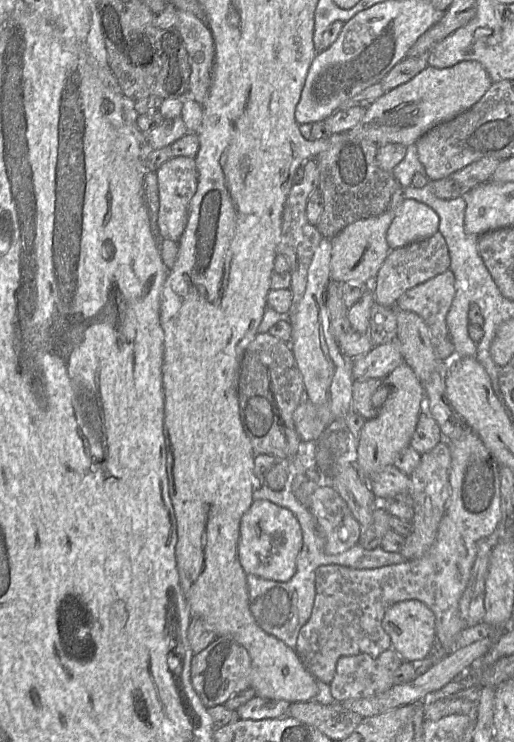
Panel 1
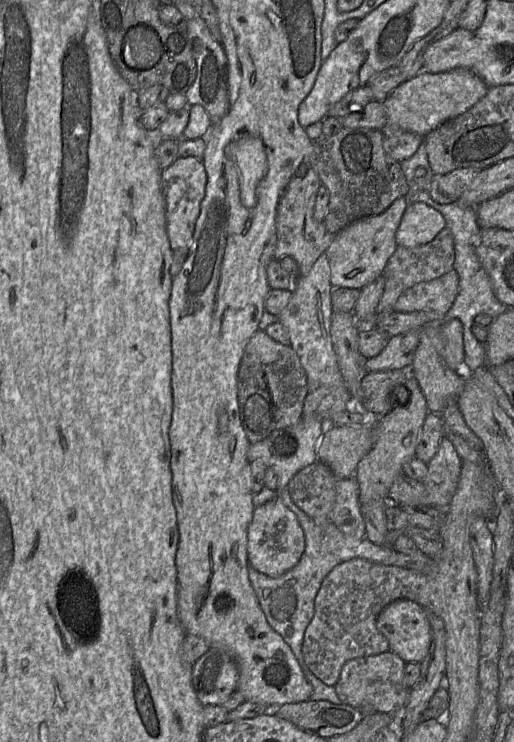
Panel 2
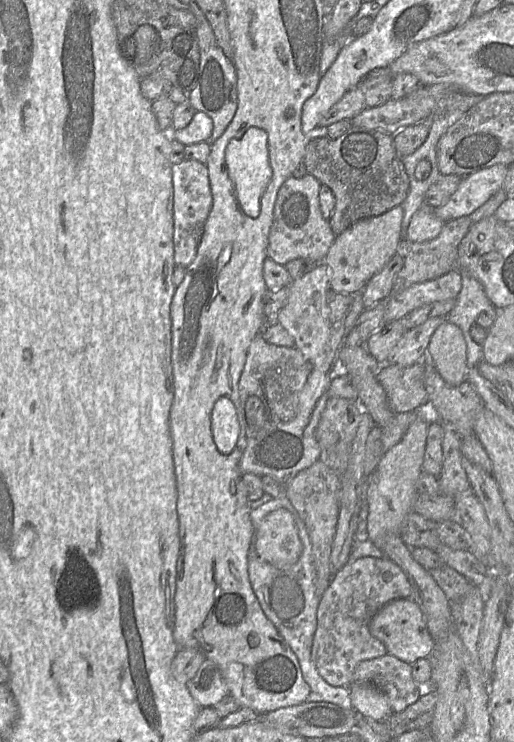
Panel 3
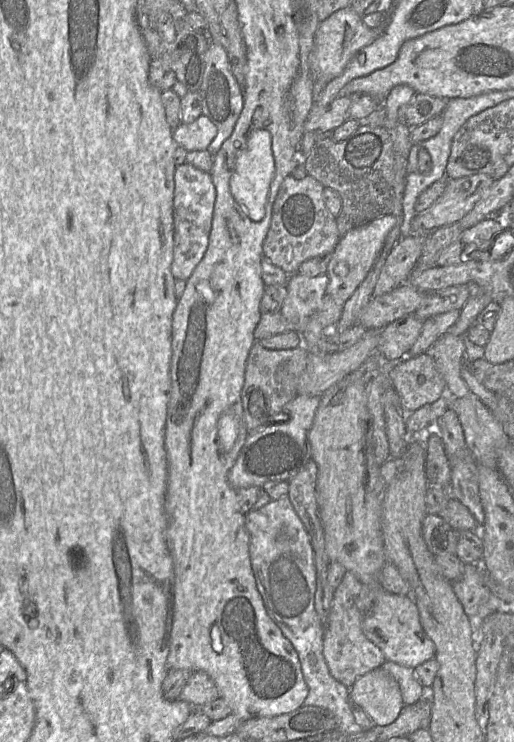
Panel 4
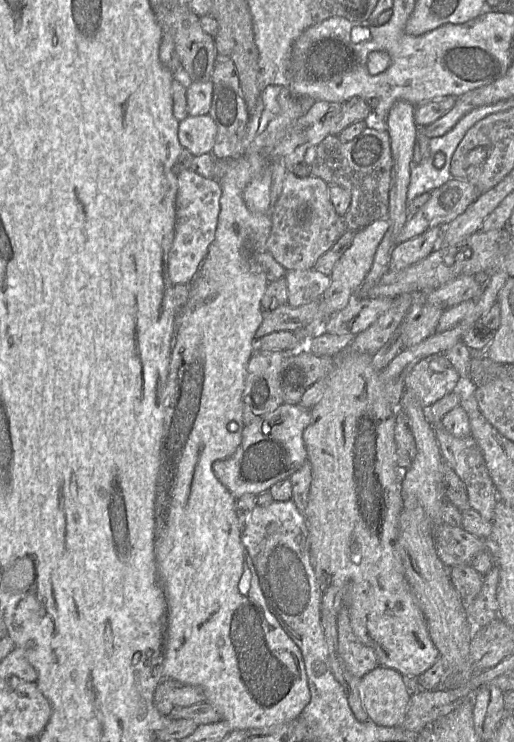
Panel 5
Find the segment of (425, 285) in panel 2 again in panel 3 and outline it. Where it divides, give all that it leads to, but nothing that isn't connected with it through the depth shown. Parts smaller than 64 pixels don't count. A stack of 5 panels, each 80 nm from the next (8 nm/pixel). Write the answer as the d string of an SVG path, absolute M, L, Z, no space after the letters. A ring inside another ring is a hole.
M456 269L438 278L413 284L388 300L385 323L400 320L426 304L456 299L461 288L461 274Z

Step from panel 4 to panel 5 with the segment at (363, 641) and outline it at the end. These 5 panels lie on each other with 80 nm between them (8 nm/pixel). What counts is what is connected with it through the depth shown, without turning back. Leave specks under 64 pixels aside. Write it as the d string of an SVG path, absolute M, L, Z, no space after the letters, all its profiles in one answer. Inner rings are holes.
M342 605L336 616L338 633L337 651L347 670L357 678L379 666L374 650L363 644L354 634L349 612Z

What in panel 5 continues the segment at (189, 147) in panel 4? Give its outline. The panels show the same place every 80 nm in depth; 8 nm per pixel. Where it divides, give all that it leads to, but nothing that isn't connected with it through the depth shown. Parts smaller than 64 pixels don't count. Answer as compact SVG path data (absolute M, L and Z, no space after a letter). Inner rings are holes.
M208 114L188 116L179 122L179 142L194 156L211 153L216 135L217 125Z

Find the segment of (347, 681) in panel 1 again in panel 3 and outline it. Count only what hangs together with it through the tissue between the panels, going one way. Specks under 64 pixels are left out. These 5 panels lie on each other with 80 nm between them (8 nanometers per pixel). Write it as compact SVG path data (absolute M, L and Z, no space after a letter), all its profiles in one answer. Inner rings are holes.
M388 653L356 666L352 685L359 683L379 689L386 696L393 713L403 711L423 694L423 687L412 678L411 665Z

